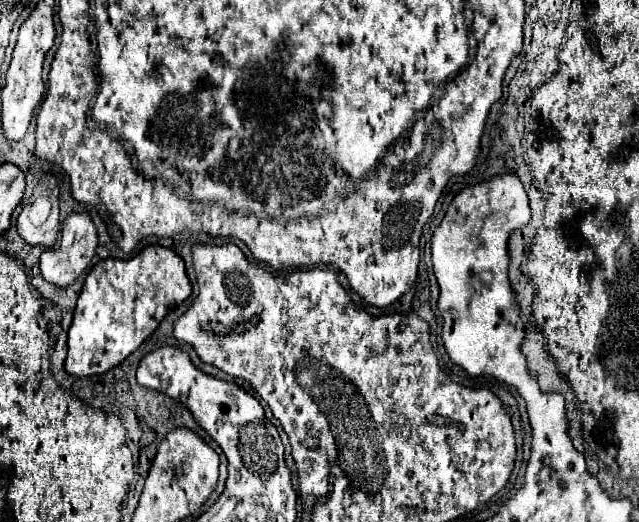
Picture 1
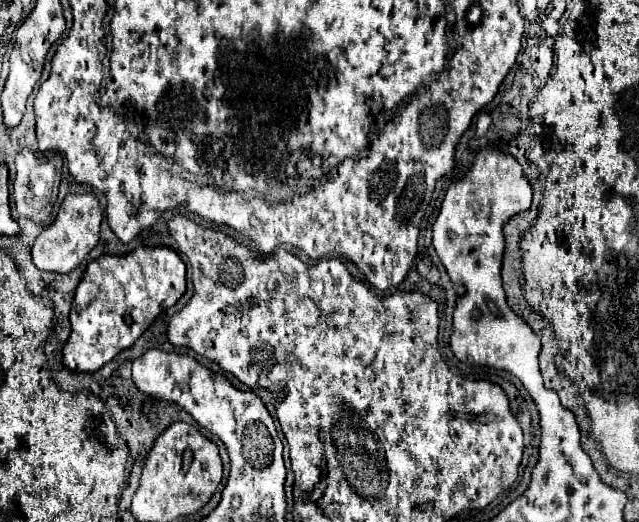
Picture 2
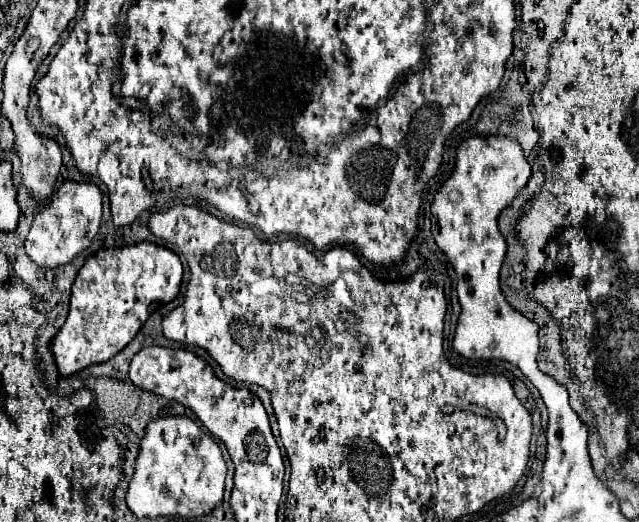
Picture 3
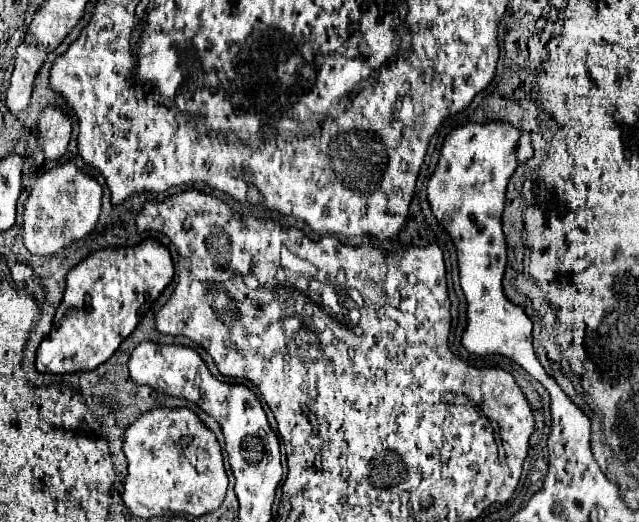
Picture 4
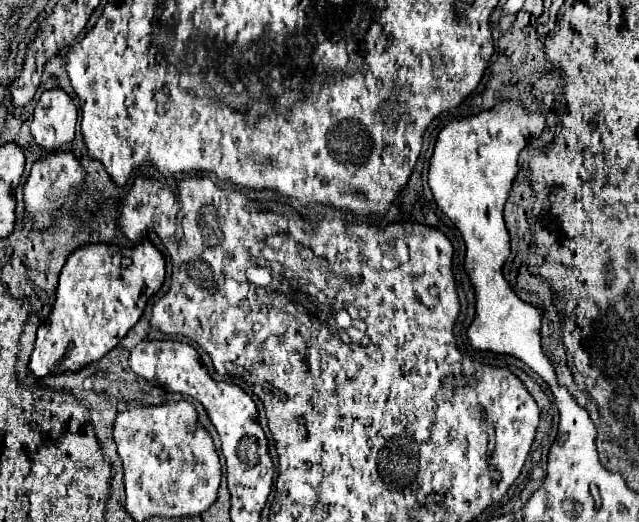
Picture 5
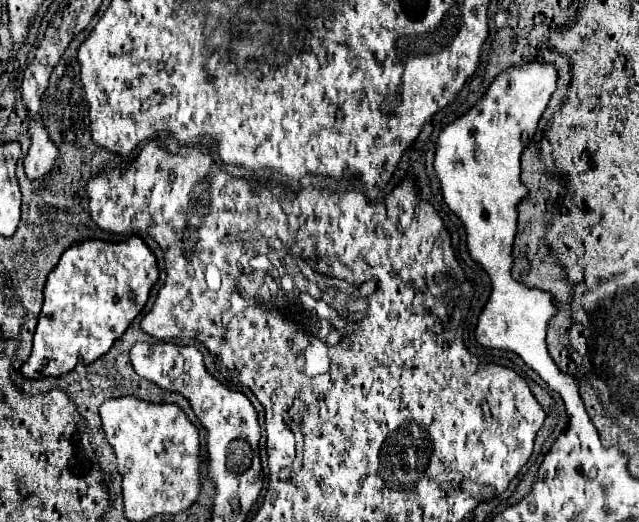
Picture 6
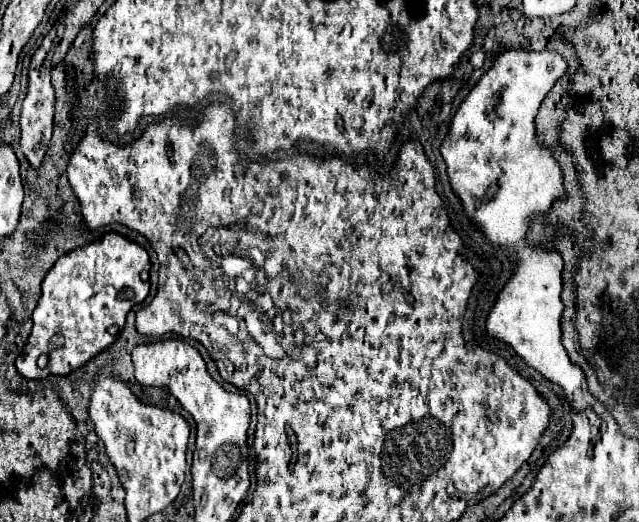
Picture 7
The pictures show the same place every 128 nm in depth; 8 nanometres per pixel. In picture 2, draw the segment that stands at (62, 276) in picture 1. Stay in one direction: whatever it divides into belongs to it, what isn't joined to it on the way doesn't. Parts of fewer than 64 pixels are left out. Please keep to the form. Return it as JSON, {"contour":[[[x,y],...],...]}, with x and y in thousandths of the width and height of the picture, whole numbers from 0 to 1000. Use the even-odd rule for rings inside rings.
{"contour":[[[141,368],[135,372],[103,372],[97,383],[91,410],[78,433],[72,433],[53,460],[53,471],[47,479],[50,502],[56,513],[72,517],[72,521],[91,521],[91,525],[106,525],[116,517],[138,487],[141,479],[153,467],[153,441],[160,425],[160,406],[156,406],[156,387],[150,375]]]}

